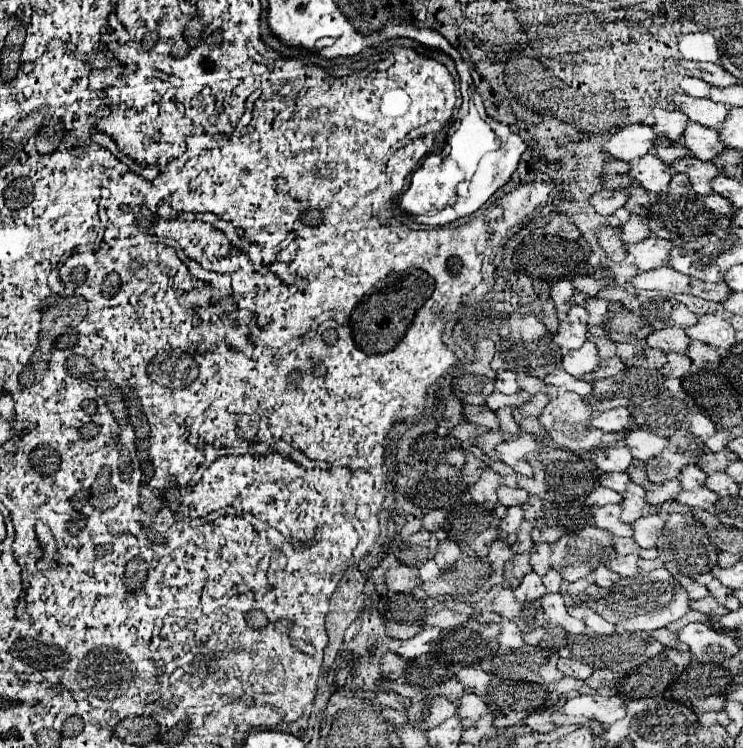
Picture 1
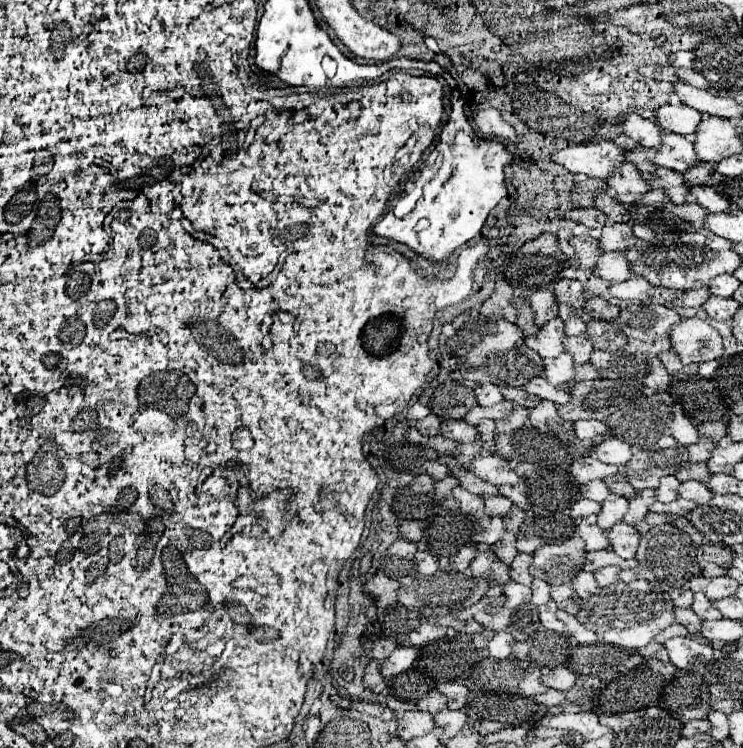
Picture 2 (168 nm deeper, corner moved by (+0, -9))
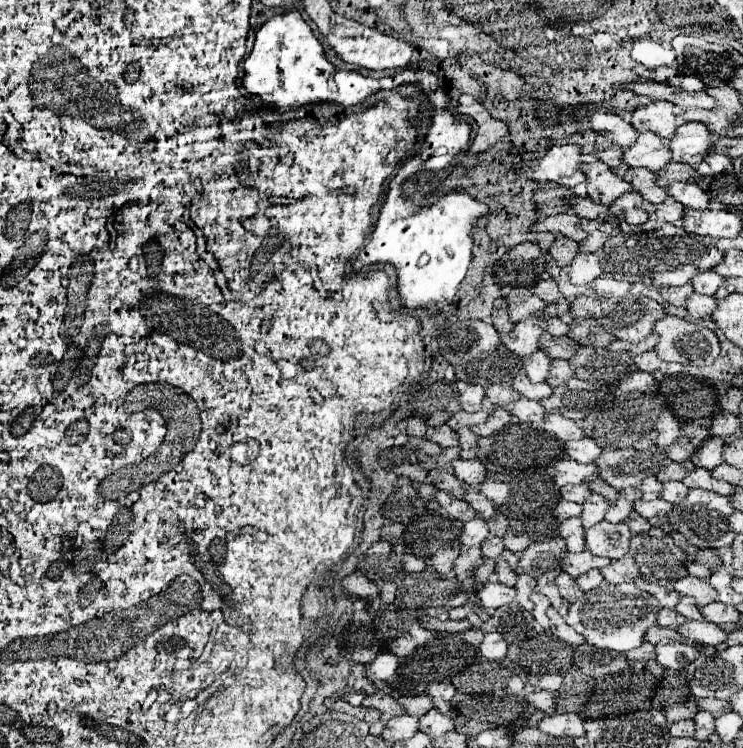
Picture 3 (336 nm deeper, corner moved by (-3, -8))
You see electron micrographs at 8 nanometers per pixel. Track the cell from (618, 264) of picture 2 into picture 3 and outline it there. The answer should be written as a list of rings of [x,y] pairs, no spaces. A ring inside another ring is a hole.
[[[577,254],[573,262],[567,268],[569,280],[573,284],[589,284],[591,280],[603,276],[603,270],[599,266],[599,258],[595,254]]]

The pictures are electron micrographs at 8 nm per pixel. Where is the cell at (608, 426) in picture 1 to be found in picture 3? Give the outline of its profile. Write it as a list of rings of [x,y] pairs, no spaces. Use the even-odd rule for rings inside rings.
[[[547,416],[541,422],[541,428],[549,434],[553,434],[557,440],[579,440],[583,438],[583,430],[573,422],[573,420],[565,420],[563,416]]]

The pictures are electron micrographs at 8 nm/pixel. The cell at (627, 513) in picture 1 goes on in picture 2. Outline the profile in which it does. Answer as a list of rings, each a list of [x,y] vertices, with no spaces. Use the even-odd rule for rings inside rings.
[[[610,495],[602,503],[602,511],[598,513],[598,525],[602,525],[602,529],[610,529],[620,523],[624,519],[624,513],[628,511],[628,503],[630,501],[622,495]]]

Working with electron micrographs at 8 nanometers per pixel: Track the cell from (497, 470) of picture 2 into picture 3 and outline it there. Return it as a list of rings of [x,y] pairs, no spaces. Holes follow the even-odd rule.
[[[457,458],[451,462],[451,466],[453,466],[453,474],[471,488],[479,486],[487,476],[485,468],[481,468],[481,462],[477,458],[473,458],[473,460],[459,460]]]

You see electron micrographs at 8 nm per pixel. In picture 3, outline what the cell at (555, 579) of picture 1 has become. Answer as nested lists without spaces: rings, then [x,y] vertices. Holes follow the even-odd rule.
[[[519,574],[513,588],[517,588],[517,596],[515,596],[517,604],[519,604],[521,608],[531,610],[531,608],[533,608],[533,602],[529,600],[529,594],[531,594],[533,588],[535,588],[535,578],[529,576],[529,574]]]

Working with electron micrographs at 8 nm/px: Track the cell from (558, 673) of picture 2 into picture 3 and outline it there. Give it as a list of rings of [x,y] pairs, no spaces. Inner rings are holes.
[[[539,674],[539,676],[529,676],[529,682],[539,690],[557,692],[563,684],[563,678],[559,674]]]

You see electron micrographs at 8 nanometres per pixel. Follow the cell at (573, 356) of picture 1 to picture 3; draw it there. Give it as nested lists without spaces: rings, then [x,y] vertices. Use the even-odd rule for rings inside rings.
[[[541,350],[541,352],[533,352],[525,358],[521,358],[521,364],[525,368],[525,374],[531,382],[545,382],[545,378],[549,376],[549,356]]]

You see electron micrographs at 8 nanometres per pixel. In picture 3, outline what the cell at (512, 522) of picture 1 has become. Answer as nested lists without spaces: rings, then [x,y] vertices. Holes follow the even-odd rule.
[[[473,518],[473,520],[465,522],[463,534],[459,536],[459,542],[463,546],[479,546],[487,536],[489,536],[487,524],[481,518]]]

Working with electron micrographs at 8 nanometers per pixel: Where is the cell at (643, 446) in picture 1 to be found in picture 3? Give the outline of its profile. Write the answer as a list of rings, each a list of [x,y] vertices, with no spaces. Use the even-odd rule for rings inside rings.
[[[581,438],[581,440],[573,440],[573,442],[565,442],[563,450],[569,454],[571,460],[577,462],[593,462],[599,454],[601,448],[597,446],[597,442],[593,438]]]

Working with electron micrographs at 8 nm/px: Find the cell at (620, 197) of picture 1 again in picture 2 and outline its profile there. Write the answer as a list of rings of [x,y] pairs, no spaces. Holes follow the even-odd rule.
[[[590,207],[590,209],[572,209],[566,217],[574,219],[574,221],[580,221],[586,227],[604,227],[604,223],[606,223],[606,213],[602,213],[596,207]]]

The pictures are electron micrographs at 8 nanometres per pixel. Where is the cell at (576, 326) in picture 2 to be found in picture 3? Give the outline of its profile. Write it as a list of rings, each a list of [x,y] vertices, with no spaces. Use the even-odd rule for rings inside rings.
[[[549,316],[549,318],[545,318],[547,320],[547,328],[545,328],[545,332],[547,334],[551,334],[551,336],[561,336],[561,334],[567,334],[567,330],[569,330],[569,326],[567,324],[563,324],[557,316]]]

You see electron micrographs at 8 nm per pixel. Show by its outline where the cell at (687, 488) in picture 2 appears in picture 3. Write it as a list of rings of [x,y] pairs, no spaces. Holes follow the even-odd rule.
[[[663,482],[663,492],[661,492],[661,498],[665,502],[671,502],[671,504],[679,504],[681,498],[687,494],[689,490],[685,486],[681,486],[681,482]]]

